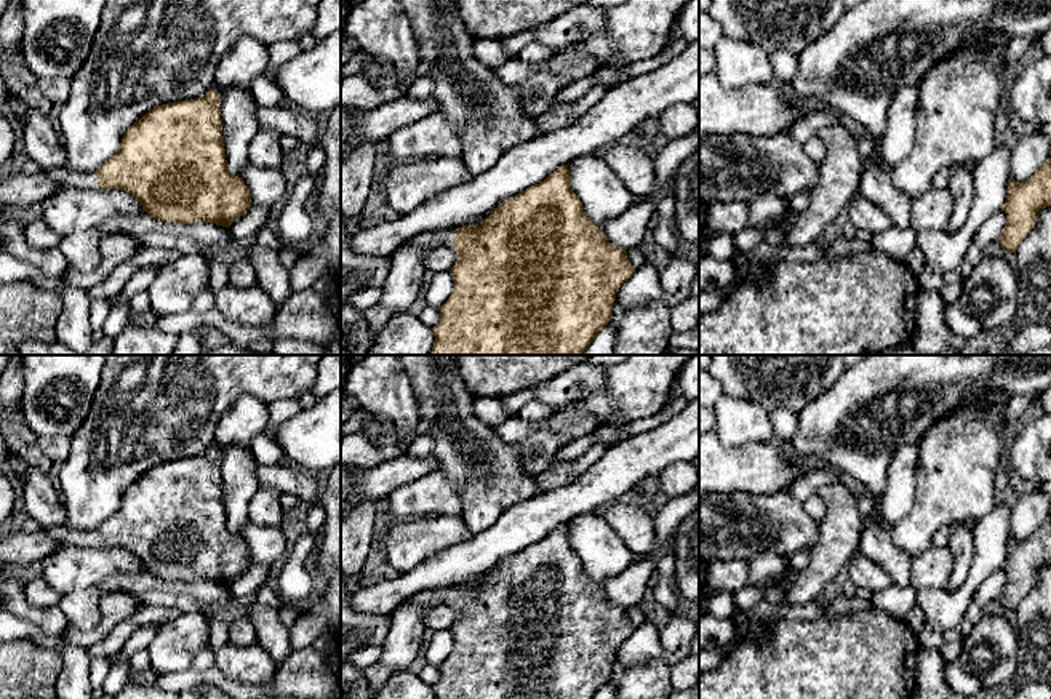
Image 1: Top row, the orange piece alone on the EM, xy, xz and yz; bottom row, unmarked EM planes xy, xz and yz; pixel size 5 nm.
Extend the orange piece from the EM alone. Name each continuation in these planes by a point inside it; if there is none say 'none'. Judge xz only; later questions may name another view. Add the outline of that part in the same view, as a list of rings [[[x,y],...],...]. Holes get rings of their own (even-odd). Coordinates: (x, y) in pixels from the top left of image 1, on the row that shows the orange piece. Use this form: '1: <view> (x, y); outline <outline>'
1: xz (437, 237); outline [[[434,230],[434,232],[424,232],[416,237],[411,237],[406,240],[403,245],[438,245],[438,246],[446,246],[453,245],[454,242],[456,230]]]

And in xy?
1: xy (66, 179); outline [[[50,168],[42,171],[46,171],[62,189],[98,189],[98,174],[94,171],[85,174],[69,173],[64,168]]]

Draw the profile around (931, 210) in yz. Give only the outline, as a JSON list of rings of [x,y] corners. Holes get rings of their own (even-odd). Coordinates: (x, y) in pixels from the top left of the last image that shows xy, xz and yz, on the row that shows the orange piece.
[[[931,187],[925,194],[913,198],[912,227],[918,232],[945,230],[953,213],[953,197],[949,187]]]

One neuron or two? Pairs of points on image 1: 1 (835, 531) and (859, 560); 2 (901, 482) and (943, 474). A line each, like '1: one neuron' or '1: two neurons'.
1: two neurons
2: two neurons

